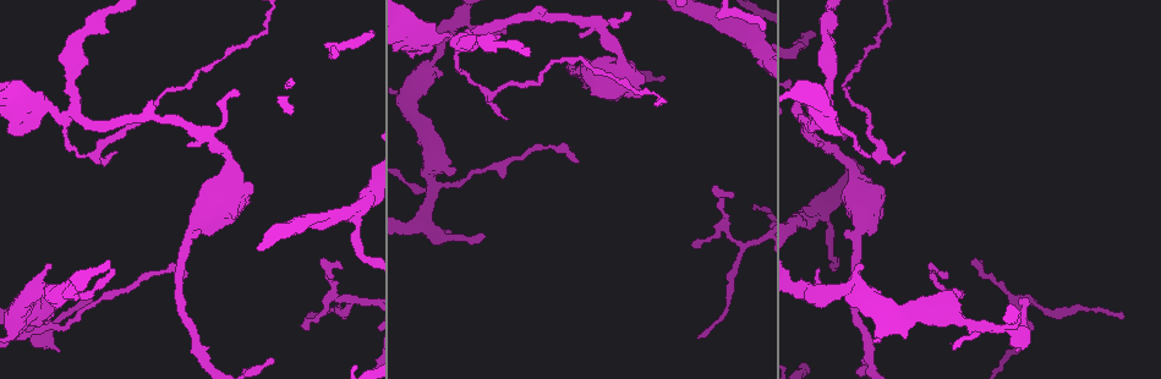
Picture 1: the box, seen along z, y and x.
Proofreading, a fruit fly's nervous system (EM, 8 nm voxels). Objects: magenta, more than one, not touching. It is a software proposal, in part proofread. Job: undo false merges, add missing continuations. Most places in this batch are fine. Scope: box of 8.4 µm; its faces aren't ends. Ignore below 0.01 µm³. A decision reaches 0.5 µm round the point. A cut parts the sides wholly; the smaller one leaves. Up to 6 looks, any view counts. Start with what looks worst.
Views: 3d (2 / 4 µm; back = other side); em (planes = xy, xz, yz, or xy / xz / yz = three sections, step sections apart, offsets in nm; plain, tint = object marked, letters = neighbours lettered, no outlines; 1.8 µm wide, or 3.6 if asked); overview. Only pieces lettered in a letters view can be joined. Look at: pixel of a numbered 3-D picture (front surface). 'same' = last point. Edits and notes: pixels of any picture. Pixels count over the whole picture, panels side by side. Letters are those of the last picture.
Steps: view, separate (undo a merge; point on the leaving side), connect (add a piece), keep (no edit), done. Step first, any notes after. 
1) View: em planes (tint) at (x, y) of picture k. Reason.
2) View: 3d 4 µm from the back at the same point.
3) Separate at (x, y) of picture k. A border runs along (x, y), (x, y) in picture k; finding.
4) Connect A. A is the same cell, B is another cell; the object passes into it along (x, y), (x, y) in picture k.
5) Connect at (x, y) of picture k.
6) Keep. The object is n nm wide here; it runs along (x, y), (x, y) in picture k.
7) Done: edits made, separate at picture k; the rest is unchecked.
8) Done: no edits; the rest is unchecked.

View: em xz step 16 (tint) at (436, 186) of picture 1. Looks like a crossing.

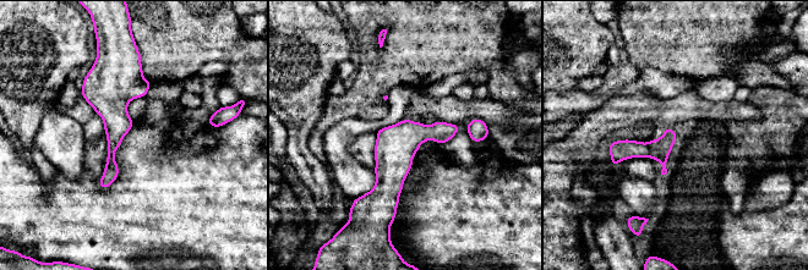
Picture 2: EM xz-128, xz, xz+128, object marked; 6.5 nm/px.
View: em xz step 16 (letters) at the same point.

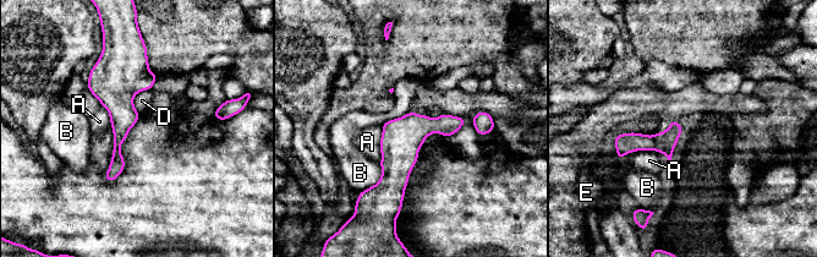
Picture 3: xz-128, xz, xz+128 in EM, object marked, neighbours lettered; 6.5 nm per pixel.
Keep. A, B, D and E are other cells; it runs along (143, 59), (120, 83), (109, 178) in picture 3; continuous, no second cell.

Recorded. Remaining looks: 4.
View: em xy step 16 (letters) at (48, 266) of picture 1. Branch stops here.

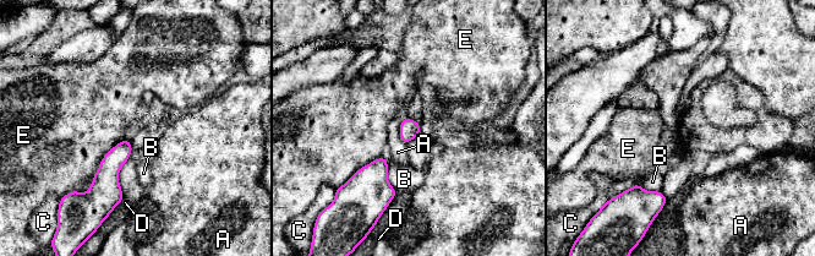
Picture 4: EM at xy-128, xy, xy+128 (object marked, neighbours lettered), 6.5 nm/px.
Keep. A, B, C, D and E are other cells; a border runs along (129, 158), (119, 173), (122, 195) in picture 4; no lettered piece goes on from it.

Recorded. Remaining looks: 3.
View: em planes (letters) at (903, 154) of picture 1. Tapers out.

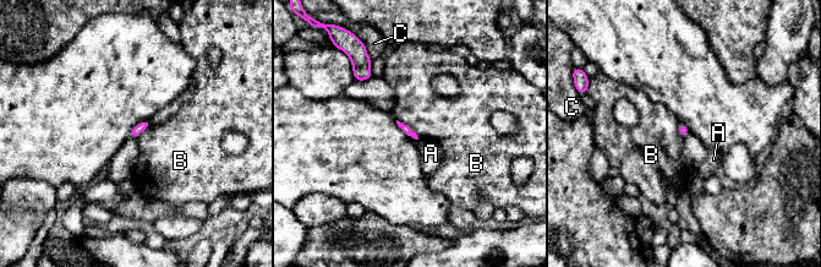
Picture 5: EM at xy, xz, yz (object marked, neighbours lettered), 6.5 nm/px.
Keep. A, B and C are other cells; no lettered piece goes on from it.

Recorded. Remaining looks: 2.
Done: no edits; the rest is unchecked.

